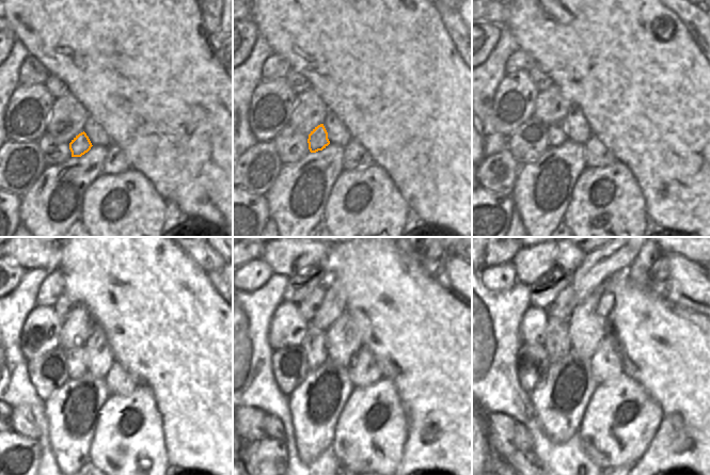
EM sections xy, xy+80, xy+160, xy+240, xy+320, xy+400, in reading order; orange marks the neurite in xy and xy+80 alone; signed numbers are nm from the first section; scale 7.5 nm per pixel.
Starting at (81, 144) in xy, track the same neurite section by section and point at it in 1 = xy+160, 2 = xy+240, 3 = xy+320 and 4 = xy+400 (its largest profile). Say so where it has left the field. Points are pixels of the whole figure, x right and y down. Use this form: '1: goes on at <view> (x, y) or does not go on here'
1: goes on at xy+160 (556, 132)
2: goes on at xy+240 (76, 358)
3: goes on at xy+320 (315, 345)
4: goes on at xy+400 (557, 345)

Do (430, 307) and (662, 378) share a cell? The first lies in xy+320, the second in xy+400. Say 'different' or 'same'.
same

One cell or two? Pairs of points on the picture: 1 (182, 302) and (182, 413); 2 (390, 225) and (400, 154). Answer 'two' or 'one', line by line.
1: one
2: two

